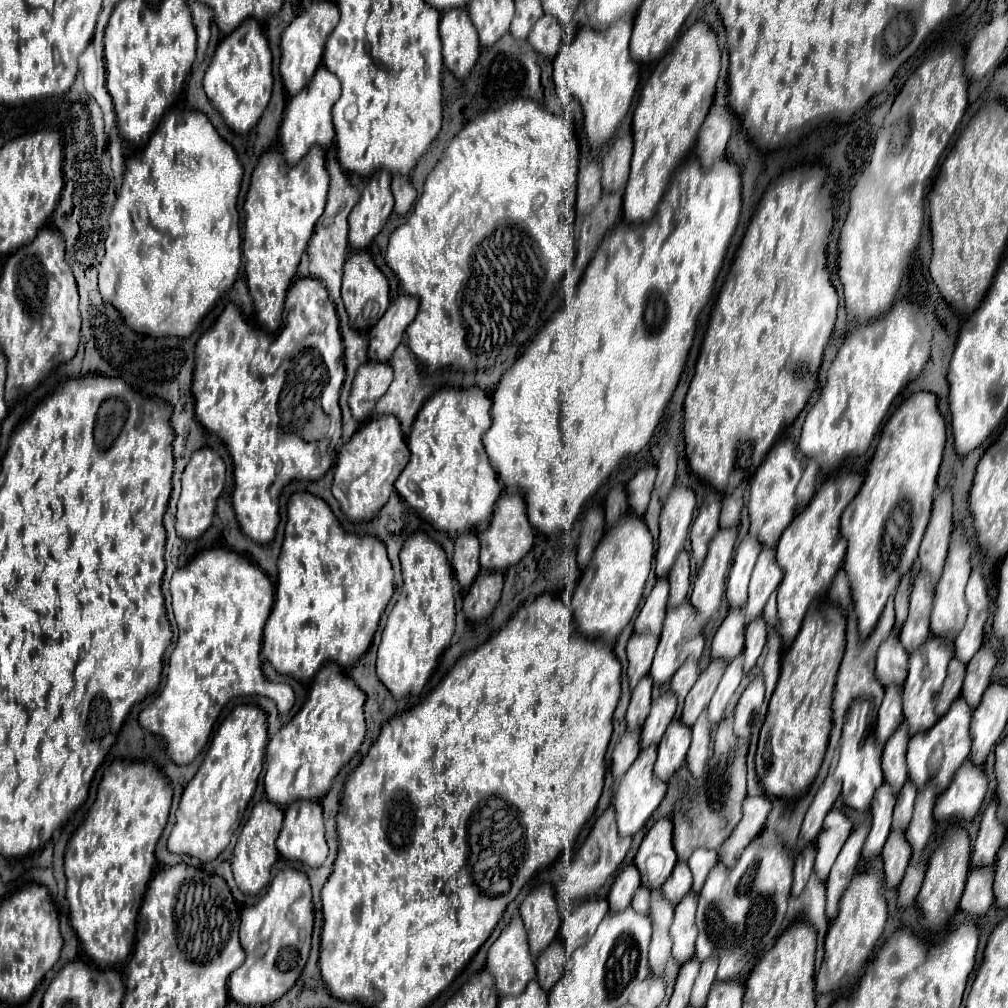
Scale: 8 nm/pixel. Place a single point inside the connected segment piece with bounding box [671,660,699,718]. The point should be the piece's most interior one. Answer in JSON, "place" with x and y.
{"place":[686,676]}

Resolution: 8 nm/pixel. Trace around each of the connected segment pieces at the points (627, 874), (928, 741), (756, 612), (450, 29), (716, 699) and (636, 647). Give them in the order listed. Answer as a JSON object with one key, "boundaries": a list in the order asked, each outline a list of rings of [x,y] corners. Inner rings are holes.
{"boundaries":[[[[625,866],[617,874],[617,878],[615,878],[613,886],[611,886],[609,908],[613,912],[625,910],[631,904],[631,900],[633,900],[633,896],[635,896],[635,892],[637,892],[639,886],[641,886],[641,876],[639,876],[637,868],[635,866]]],[[[957,698],[951,704],[949,712],[943,718],[939,718],[939,722],[929,732],[921,732],[909,740],[907,768],[909,768],[909,780],[913,780],[917,788],[925,788],[929,774],[931,774],[931,782],[935,782],[937,794],[941,794],[949,786],[953,772],[957,772],[957,768],[965,762],[971,750],[969,722],[971,722],[971,708],[963,698]]],[[[763,548],[749,584],[749,600],[745,606],[747,622],[761,616],[769,596],[777,590],[781,578],[783,578],[783,572],[775,560],[775,548]]],[[[453,8],[441,16],[439,32],[443,40],[443,60],[457,78],[467,78],[479,56],[477,30],[465,8]]],[[[739,654],[739,656],[727,666],[727,670],[725,670],[725,674],[723,674],[723,678],[721,678],[721,682],[719,682],[713,698],[711,698],[711,704],[709,704],[709,708],[707,708],[707,710],[709,710],[709,722],[711,722],[713,726],[717,726],[717,724],[723,720],[725,706],[727,706],[727,702],[731,700],[733,692],[737,690],[741,678],[743,678],[743,664],[741,664],[741,654]]],[[[633,634],[629,644],[627,644],[627,658],[629,658],[629,668],[627,668],[627,676],[629,676],[629,684],[631,690],[639,684],[639,680],[643,676],[649,674],[655,650],[657,650],[657,638],[651,634]]]]}

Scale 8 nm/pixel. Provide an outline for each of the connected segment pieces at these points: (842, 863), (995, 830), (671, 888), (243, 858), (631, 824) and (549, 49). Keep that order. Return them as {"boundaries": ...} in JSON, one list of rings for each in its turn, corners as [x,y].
{"boundaries":[[[[867,824],[853,830],[853,836],[849,836],[849,840],[845,842],[845,848],[841,850],[841,854],[839,854],[831,874],[829,874],[829,880],[827,880],[827,918],[829,920],[837,918],[839,900],[841,900],[845,888],[849,886],[849,880],[855,874],[855,868],[857,868],[857,862],[861,856],[861,848],[863,848],[867,834],[869,834]]],[[[993,800],[993,802],[987,806],[987,810],[983,812],[979,836],[977,836],[977,840],[975,840],[973,854],[971,854],[971,866],[973,866],[973,868],[993,866],[993,864],[995,864],[995,854],[997,854],[999,846],[1003,844],[1005,826],[1003,826],[1001,822],[997,822],[995,812],[997,812],[997,802]]],[[[677,862],[673,876],[669,876],[669,880],[665,882],[665,888],[661,888],[661,894],[665,896],[665,900],[669,900],[669,904],[677,906],[681,898],[691,892],[691,884],[693,884],[691,868],[687,866],[687,862]]],[[[269,800],[257,802],[255,808],[251,810],[251,816],[249,816],[249,820],[245,822],[245,826],[239,834],[239,840],[235,844],[233,858],[231,858],[233,876],[235,876],[235,882],[237,882],[237,886],[243,894],[255,896],[269,884],[271,866],[277,860],[275,840],[279,836],[281,824],[283,824],[283,810],[277,804],[269,804]]],[[[641,748],[637,760],[633,762],[633,766],[625,774],[625,778],[621,780],[621,784],[619,784],[619,788],[617,788],[615,796],[613,796],[613,808],[617,812],[617,826],[619,826],[619,834],[621,836],[633,836],[633,834],[637,834],[645,826],[645,822],[649,820],[649,816],[653,814],[653,810],[665,798],[667,784],[661,782],[661,780],[657,780],[653,776],[655,758],[657,758],[657,748]]],[[[545,14],[533,26],[533,30],[529,34],[529,44],[533,46],[535,52],[539,52],[547,58],[555,58],[557,52],[561,50],[561,44],[565,38],[567,38],[567,32],[565,32],[563,24],[557,18]]]]}

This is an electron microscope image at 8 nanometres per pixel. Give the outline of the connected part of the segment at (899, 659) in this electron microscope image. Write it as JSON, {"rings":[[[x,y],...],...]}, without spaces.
{"rings":[[[891,634],[879,648],[877,652],[877,680],[883,686],[889,684],[903,684],[907,676],[907,658],[909,654],[901,646],[899,638]]]}

